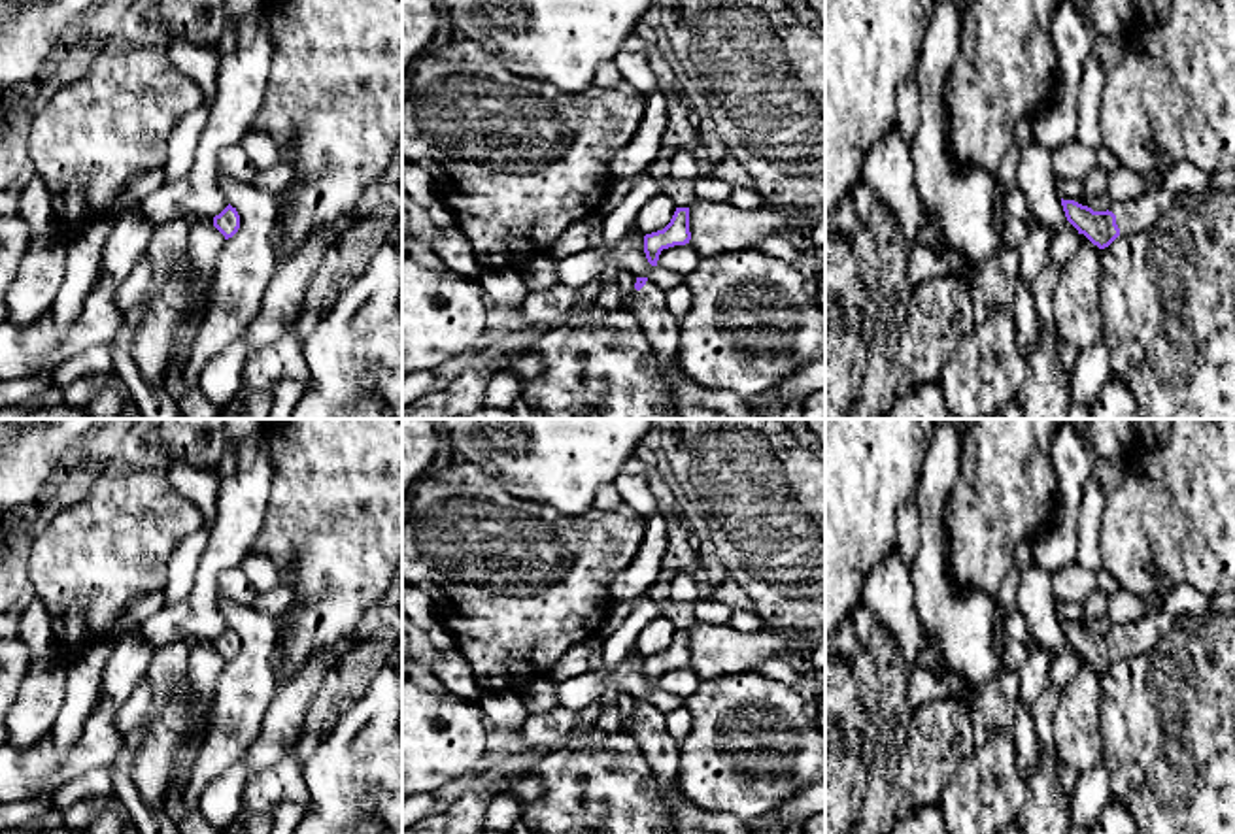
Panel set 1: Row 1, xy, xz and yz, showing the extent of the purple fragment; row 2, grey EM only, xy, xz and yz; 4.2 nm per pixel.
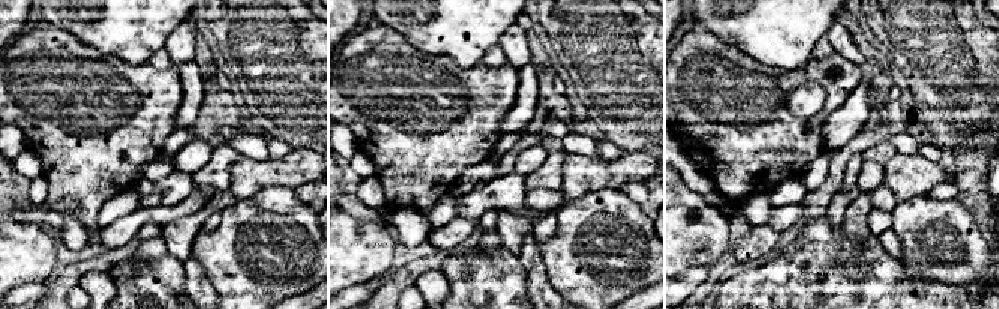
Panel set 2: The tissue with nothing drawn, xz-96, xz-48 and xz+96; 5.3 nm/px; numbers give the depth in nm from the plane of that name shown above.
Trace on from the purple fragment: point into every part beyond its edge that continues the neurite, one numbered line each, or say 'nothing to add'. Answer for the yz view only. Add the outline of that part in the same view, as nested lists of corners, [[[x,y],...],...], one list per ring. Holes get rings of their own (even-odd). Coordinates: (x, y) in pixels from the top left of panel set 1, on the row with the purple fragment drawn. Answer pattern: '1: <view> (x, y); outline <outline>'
1: yz (1139, 214); outline [[[1178,162],[1167,174],[1158,191],[1131,202],[1114,202],[1108,211],[1116,215],[1120,236],[1148,230],[1176,200],[1180,192],[1201,194],[1212,189],[1210,175],[1192,162]]]

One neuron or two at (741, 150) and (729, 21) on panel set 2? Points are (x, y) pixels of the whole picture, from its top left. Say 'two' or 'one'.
two

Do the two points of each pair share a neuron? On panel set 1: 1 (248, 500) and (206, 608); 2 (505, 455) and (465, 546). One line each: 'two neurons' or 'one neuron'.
1: one neuron
2: two neurons

